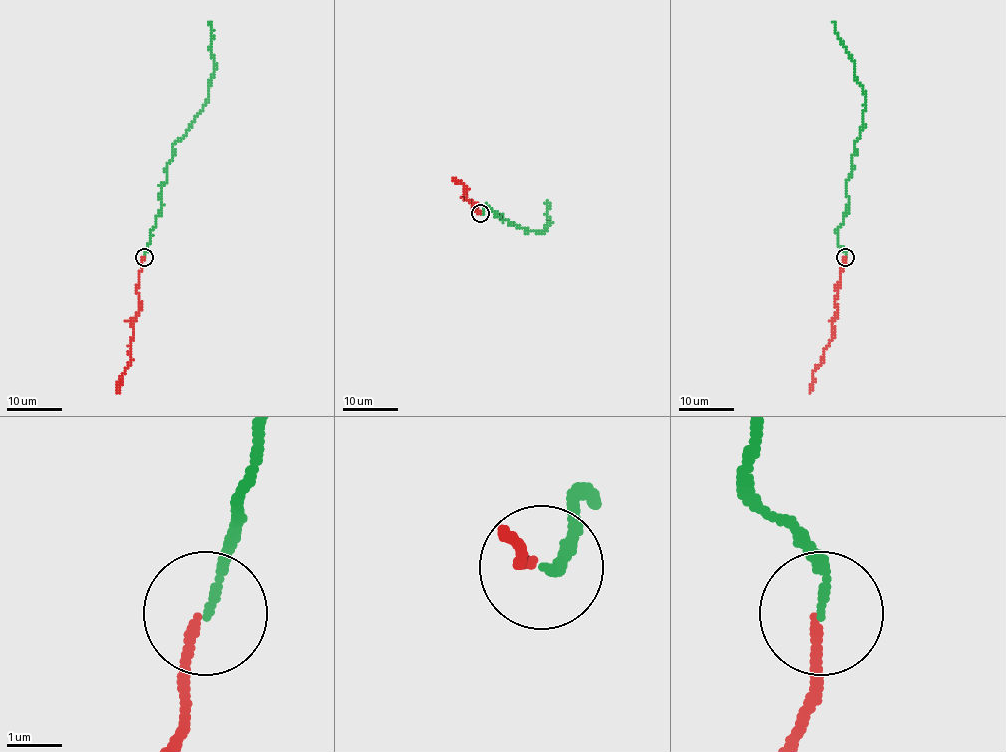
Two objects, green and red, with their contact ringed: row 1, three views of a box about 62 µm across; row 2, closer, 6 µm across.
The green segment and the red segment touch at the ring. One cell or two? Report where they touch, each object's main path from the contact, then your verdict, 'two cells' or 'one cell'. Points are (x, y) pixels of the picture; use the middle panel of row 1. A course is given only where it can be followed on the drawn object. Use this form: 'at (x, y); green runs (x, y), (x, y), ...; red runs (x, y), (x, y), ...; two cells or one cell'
at (480, 213); green runs (480, 213), (487, 205), (495, 216), (502, 214), (502, 220), (543, 232), (552, 221), (546, 214), (548, 201); red runs (480, 212), (473, 205), (477, 205), (469, 202), (467, 191), (453, 178); one cell

